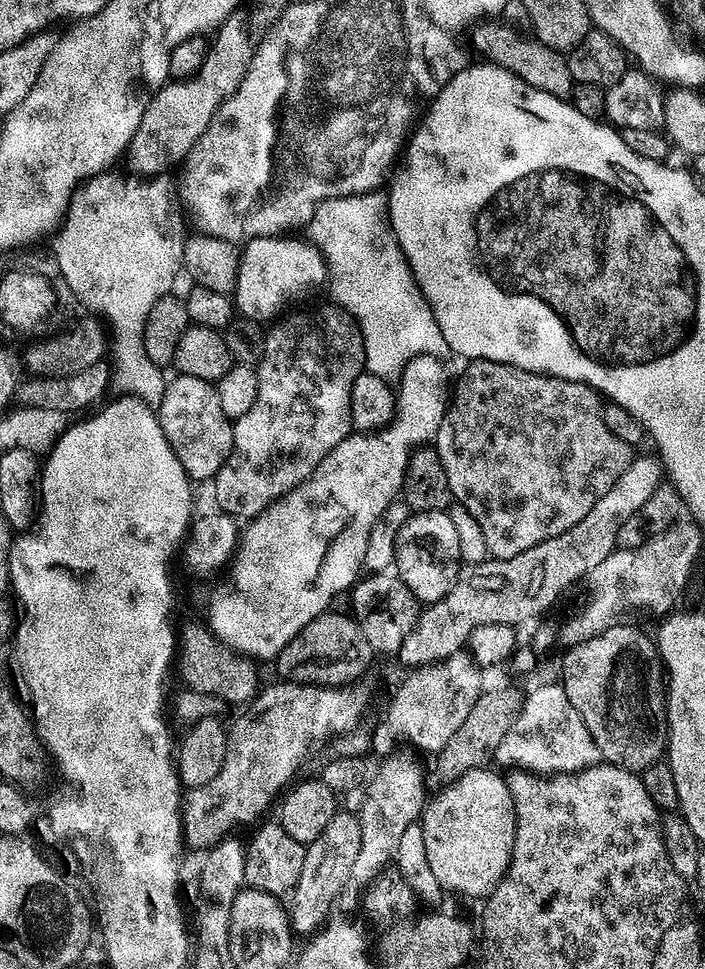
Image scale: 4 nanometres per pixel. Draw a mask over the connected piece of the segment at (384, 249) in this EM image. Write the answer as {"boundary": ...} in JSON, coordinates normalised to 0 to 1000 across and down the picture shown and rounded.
{"boundary":[[[543,197],[516,198],[512,202],[491,202],[481,206],[464,206],[445,217],[440,232],[440,247],[468,273],[468,285],[474,291],[475,313],[495,322],[513,341],[516,354],[516,379],[536,390],[552,394],[566,393],[573,379],[590,367],[637,366],[633,349],[621,341],[613,318],[604,312],[593,291],[579,273],[579,267],[565,254],[565,246],[556,240],[550,228],[550,203]]]}

